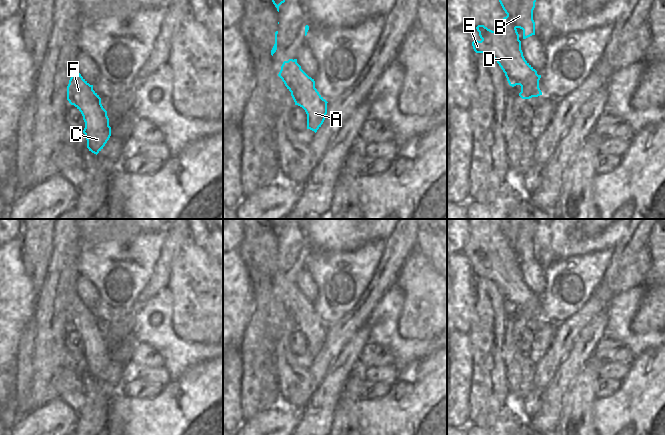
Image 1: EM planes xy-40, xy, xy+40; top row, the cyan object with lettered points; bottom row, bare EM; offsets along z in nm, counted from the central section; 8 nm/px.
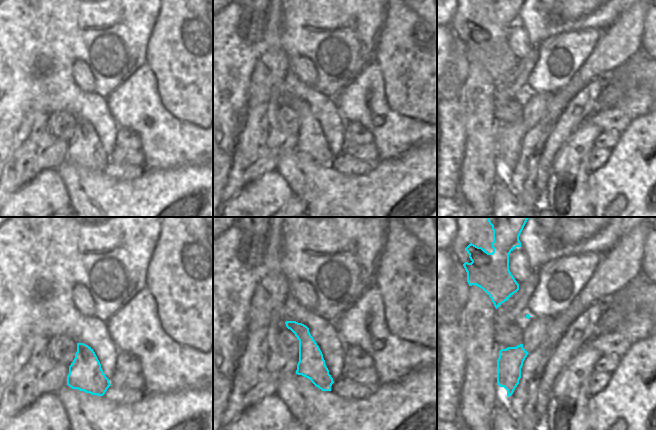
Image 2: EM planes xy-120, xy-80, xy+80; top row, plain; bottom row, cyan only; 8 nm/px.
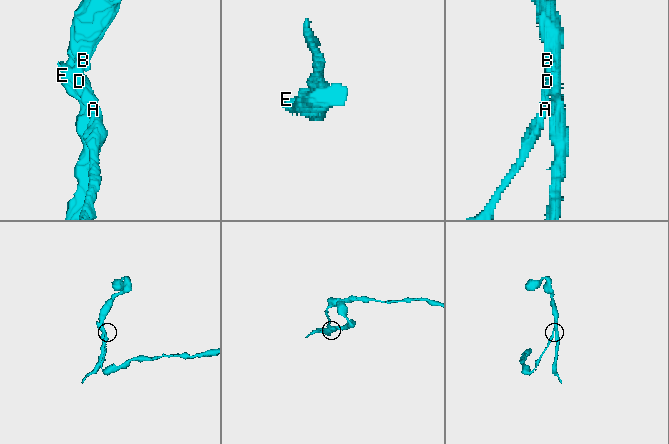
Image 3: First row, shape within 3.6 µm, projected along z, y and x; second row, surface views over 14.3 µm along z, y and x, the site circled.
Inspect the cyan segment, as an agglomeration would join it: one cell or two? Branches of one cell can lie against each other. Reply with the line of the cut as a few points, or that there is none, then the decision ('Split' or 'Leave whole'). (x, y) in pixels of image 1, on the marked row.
Split along xy+40 (505, 72), (520, 78), (531, 75), (532, 80), (538, 85). Split.

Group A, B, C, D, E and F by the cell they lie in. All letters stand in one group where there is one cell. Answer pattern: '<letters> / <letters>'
A C F / B D E

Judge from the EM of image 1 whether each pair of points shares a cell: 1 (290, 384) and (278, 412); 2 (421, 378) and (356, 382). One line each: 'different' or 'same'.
1: different
2: different

